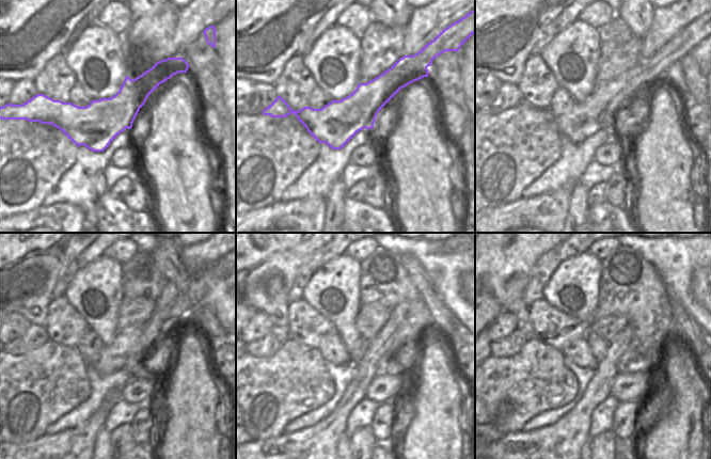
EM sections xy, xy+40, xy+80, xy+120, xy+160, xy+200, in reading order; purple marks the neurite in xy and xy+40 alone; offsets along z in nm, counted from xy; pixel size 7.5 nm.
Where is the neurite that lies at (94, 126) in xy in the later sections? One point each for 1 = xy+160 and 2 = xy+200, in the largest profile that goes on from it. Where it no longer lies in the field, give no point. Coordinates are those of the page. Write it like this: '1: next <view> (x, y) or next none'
1: next xy+160 (366, 357)
2: next xy+200 (606, 367)

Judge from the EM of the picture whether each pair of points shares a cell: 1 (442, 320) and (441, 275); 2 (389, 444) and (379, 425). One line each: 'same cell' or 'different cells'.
1: different cells
2: different cells

